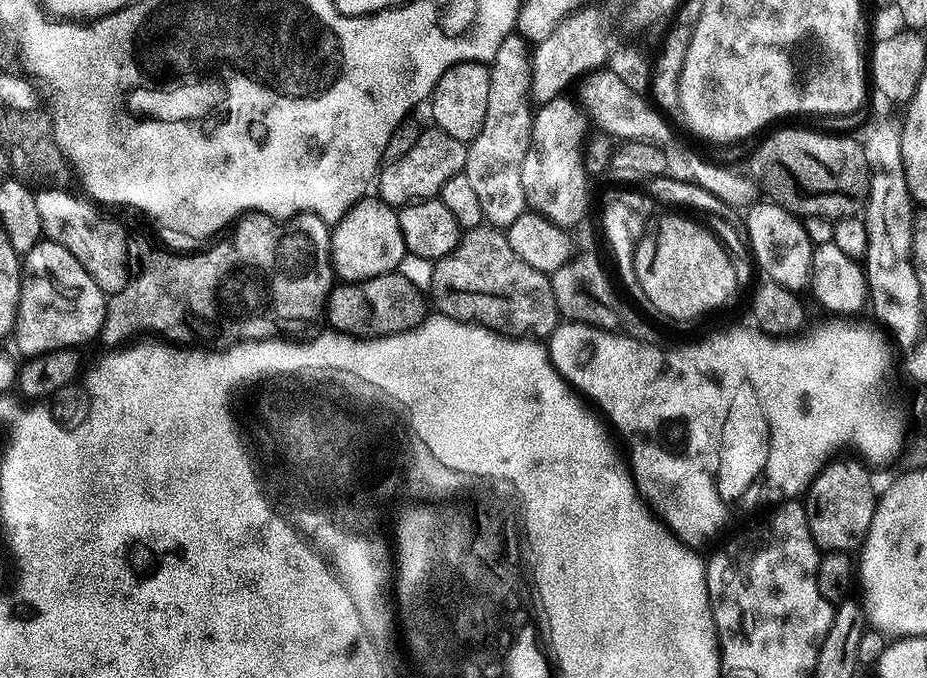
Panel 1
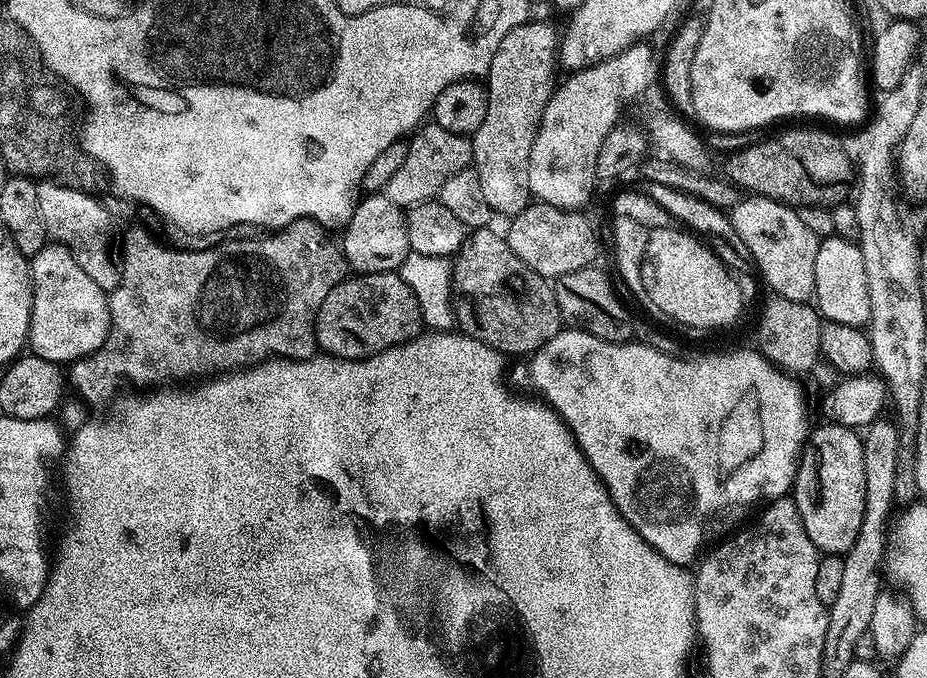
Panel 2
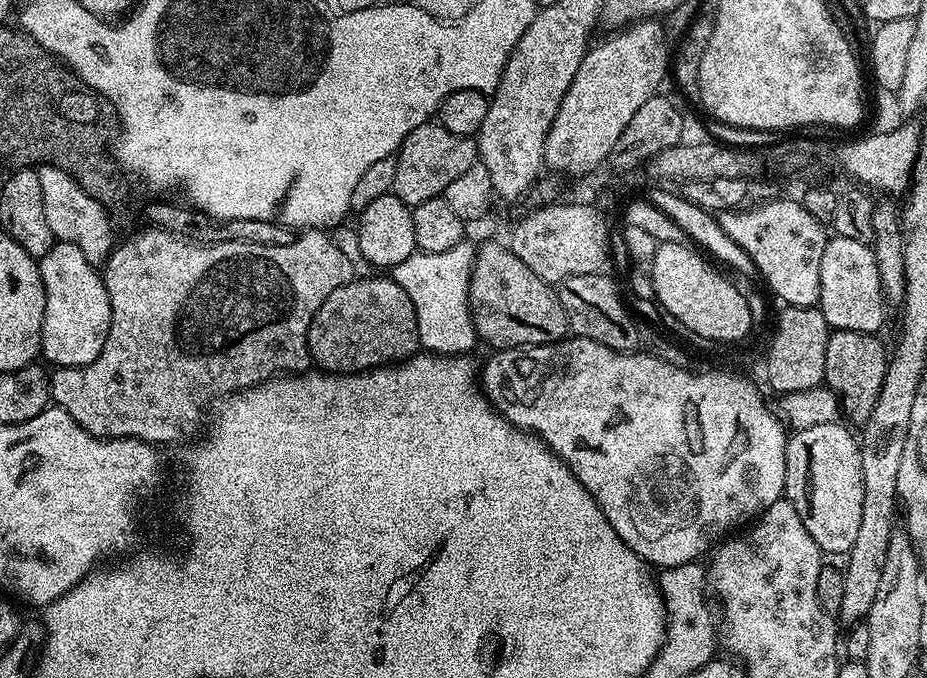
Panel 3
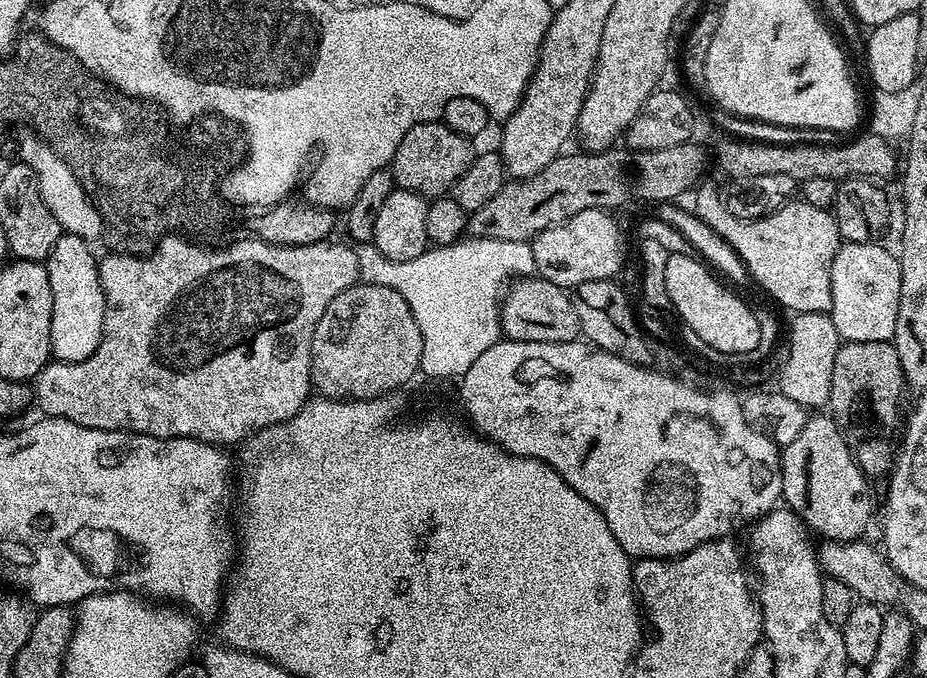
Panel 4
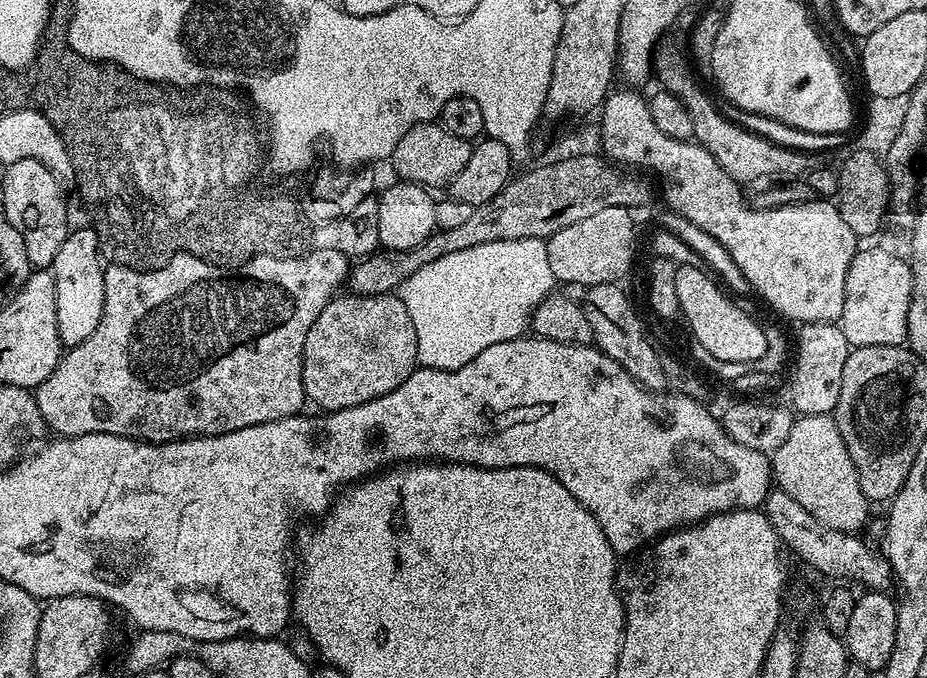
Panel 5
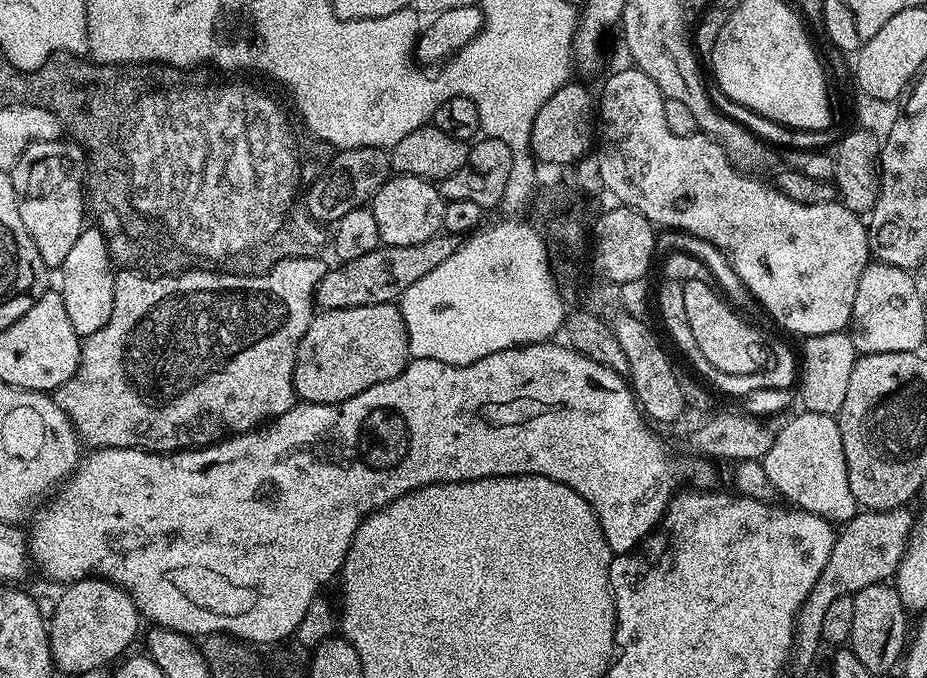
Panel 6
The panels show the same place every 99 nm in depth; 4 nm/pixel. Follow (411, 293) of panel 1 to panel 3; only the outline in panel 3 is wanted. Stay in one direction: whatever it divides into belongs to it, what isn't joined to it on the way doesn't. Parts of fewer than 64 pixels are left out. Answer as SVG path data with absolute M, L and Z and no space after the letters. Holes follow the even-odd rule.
M372 274L376 276L368 276L365 280L353 278L348 284L338 286L338 290L334 290L334 294L330 294L330 298L326 298L326 302L322 302L322 306L318 306L318 314L314 314L314 318L310 322L310 330L308 331L308 355L311 363L317 369L331 372L333 374L363 374L369 370L380 370L385 366L391 365L393 362L404 362L409 358L417 355L420 348L420 331L418 330L418 318L414 310L414 302L410 302L410 294L406 294L406 290L402 290L399 279L392 278L387 280L387 275Z

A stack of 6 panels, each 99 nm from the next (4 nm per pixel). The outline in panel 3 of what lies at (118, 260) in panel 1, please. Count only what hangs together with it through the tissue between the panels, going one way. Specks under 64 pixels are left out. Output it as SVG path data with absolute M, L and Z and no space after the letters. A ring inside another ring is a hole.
M47 162L39 165L40 181L42 182L42 202L46 206L46 222L50 222L50 230L55 234L57 241L65 240L74 246L78 246L78 250L82 250L82 254L86 254L86 262L100 266L107 261L108 255L111 254L114 247L114 239L112 240L112 224L108 220L104 220L100 224L100 244L96 244L96 208L98 209L98 200L95 195L86 190L82 190L78 186L75 176L66 174L61 168L56 168Z

